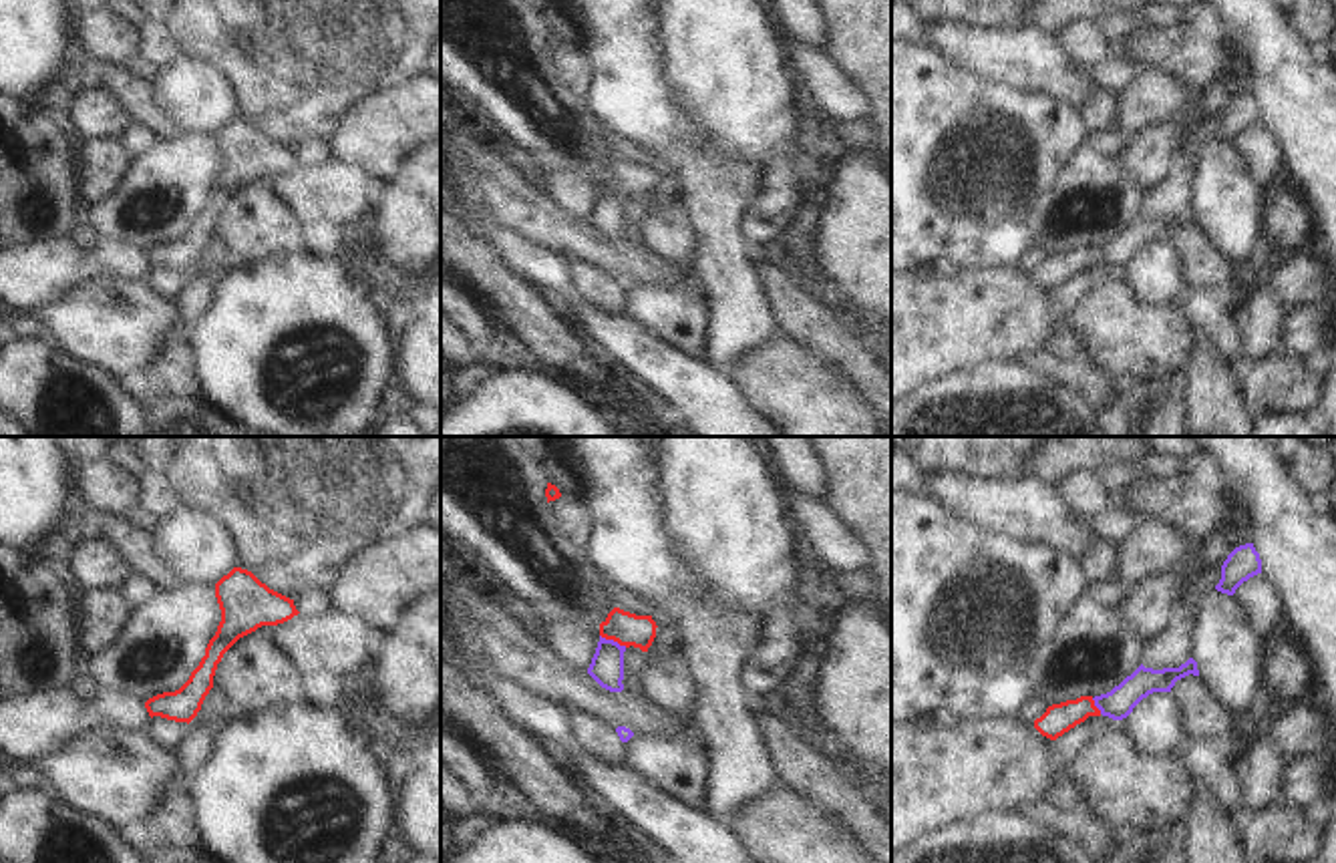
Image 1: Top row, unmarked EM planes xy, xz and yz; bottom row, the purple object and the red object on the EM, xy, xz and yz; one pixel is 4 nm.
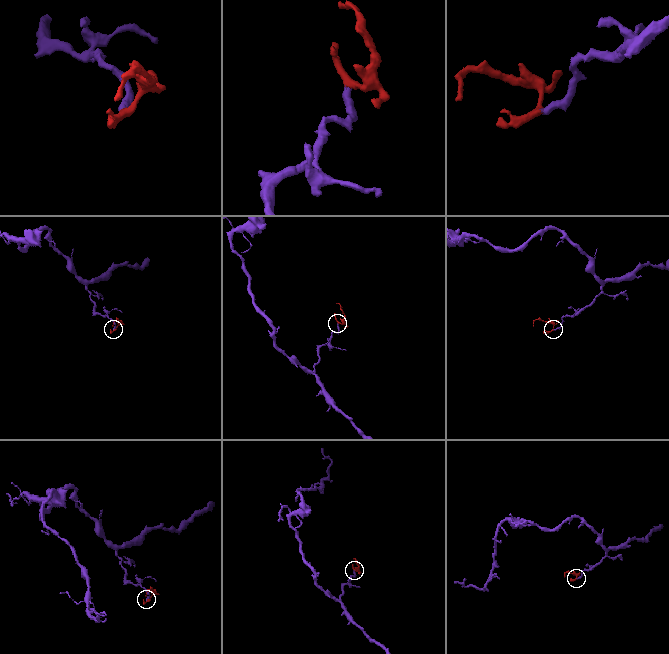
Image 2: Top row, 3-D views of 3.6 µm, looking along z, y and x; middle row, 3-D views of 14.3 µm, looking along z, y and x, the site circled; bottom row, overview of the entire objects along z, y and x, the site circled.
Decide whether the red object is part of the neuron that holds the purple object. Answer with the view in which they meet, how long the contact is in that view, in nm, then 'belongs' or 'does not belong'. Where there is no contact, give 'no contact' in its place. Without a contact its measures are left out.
xz | 120 nm | belongs

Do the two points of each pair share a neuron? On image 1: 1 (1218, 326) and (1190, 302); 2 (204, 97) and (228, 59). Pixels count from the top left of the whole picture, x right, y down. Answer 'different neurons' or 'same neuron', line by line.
1: same neuron
2: different neurons

